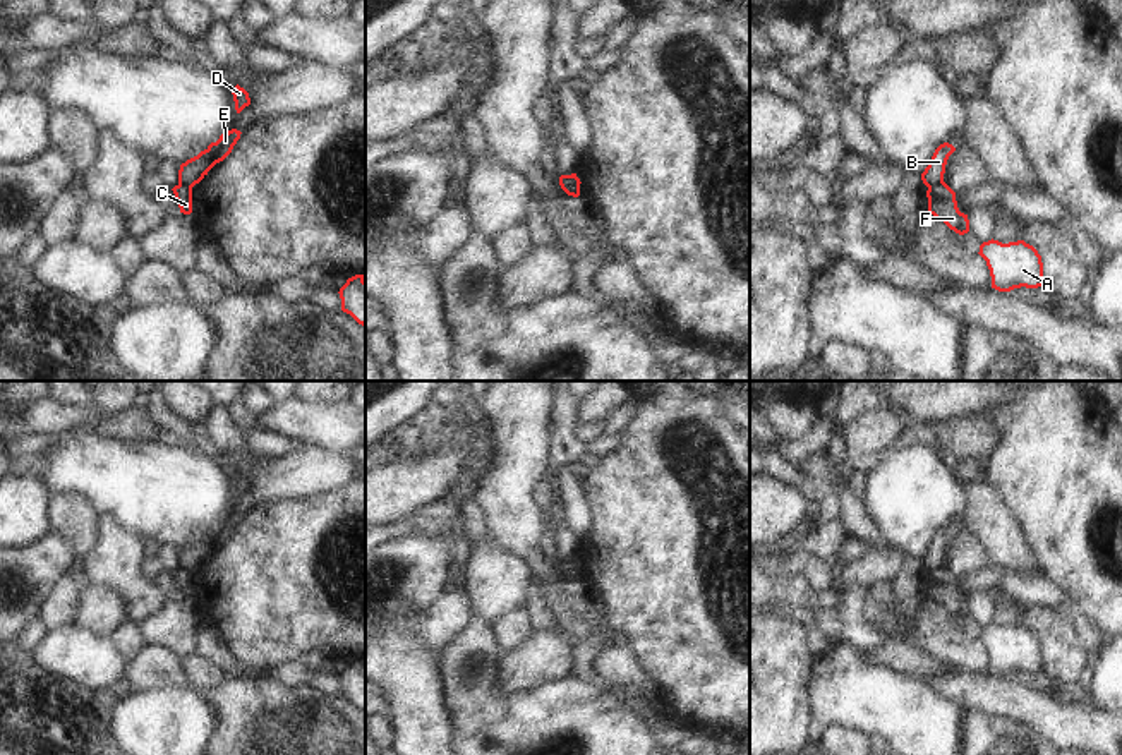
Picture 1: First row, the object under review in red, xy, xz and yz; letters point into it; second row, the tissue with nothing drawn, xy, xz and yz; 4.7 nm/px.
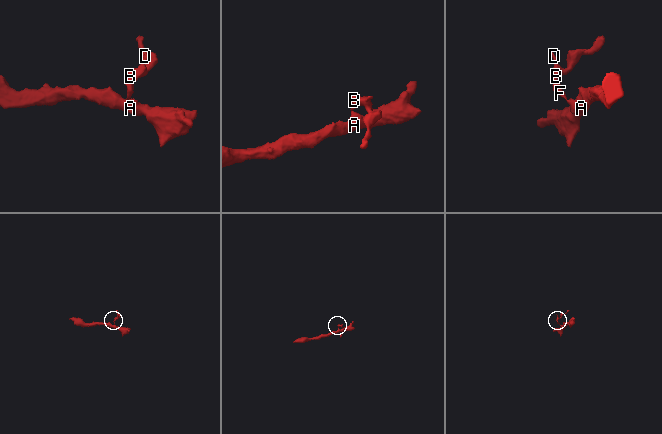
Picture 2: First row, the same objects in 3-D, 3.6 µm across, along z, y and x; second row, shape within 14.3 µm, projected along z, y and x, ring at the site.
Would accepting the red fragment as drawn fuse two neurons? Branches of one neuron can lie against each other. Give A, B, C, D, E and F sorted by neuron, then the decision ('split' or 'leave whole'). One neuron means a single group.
A C F / B D E | split

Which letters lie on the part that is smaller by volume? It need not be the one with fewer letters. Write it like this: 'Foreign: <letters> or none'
Foreign: B, D, E

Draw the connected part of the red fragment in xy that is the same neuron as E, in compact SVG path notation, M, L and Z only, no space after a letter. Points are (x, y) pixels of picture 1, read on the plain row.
M232 513L221 518L216 527L211 527L197 541L182 547L178 554L178 568L189 571L199 568L216 547L223 546L232 537L233 530L240 523L240 518L240 515Z

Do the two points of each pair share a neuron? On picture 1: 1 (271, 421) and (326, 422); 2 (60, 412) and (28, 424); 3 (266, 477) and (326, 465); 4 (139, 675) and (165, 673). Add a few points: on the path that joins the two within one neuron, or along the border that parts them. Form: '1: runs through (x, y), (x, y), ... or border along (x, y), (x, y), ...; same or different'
1: runs through (285, 421), (313, 422); same
2: runs through (52, 416), (36, 417); same
3: runs through (282, 477), (311, 472); same
4: runs through (146, 675), (158, 673); same

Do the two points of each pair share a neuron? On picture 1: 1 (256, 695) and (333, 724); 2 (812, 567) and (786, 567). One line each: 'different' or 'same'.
1: same
2: same

